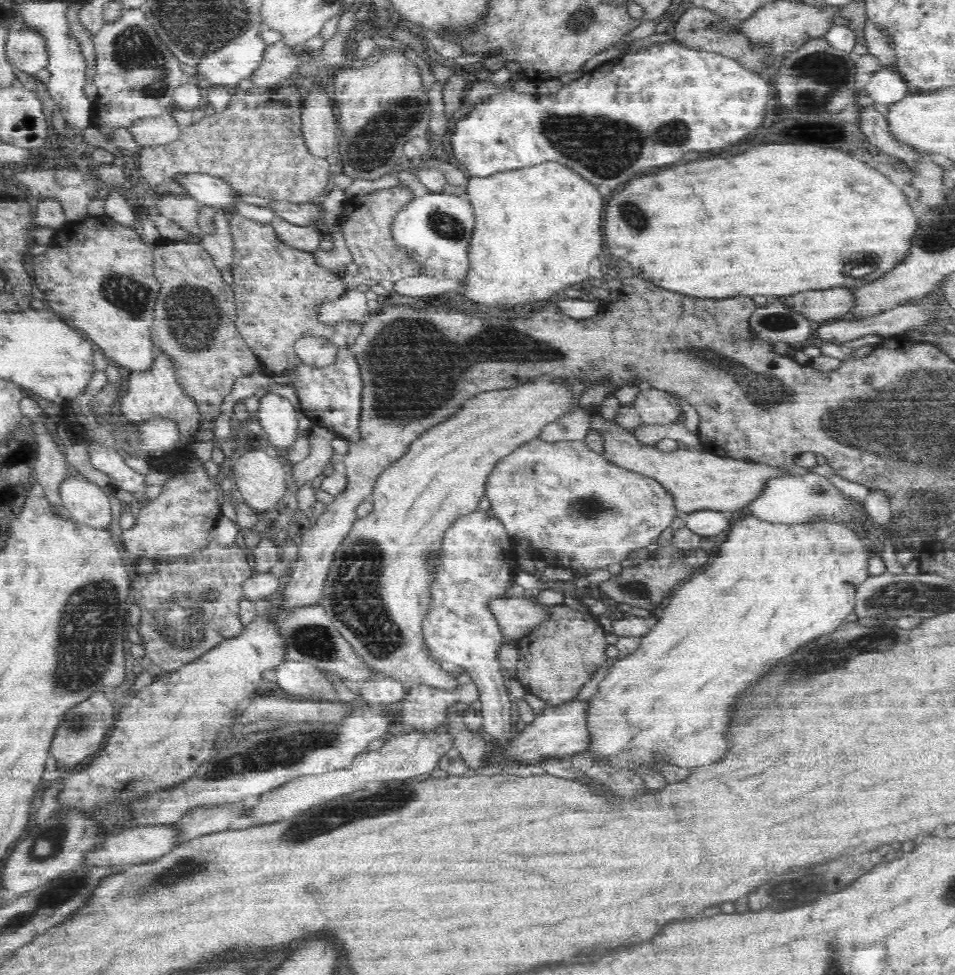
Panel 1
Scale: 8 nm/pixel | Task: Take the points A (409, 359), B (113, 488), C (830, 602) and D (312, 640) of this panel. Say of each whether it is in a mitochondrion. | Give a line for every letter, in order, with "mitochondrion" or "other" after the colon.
A: mitochondrion
B: other
C: other
D: mitochondrion

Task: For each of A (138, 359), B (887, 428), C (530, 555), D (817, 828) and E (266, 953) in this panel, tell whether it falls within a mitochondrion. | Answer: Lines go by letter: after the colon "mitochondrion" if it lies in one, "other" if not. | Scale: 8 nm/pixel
A: other
B: mitochondrion
C: other
D: other
E: other

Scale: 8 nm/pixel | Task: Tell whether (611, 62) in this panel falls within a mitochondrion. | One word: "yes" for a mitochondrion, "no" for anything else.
no

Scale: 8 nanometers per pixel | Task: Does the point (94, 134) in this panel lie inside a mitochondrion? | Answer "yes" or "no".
no

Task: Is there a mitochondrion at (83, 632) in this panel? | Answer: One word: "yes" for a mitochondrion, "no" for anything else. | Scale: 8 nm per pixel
yes

